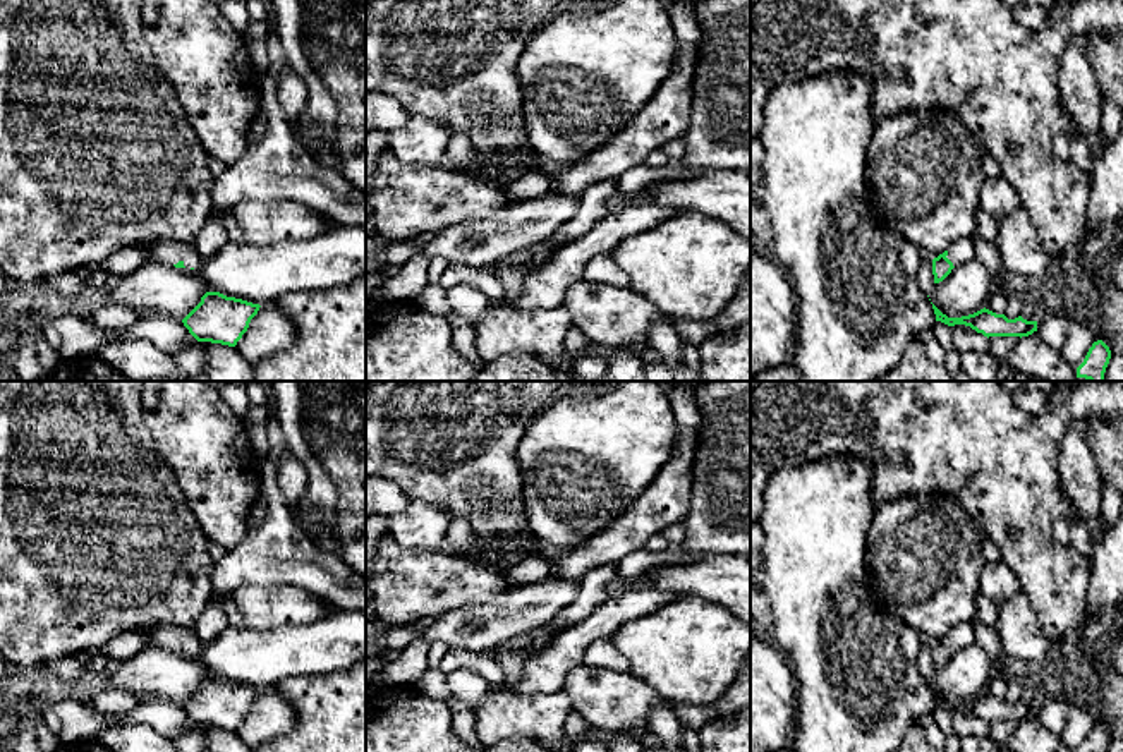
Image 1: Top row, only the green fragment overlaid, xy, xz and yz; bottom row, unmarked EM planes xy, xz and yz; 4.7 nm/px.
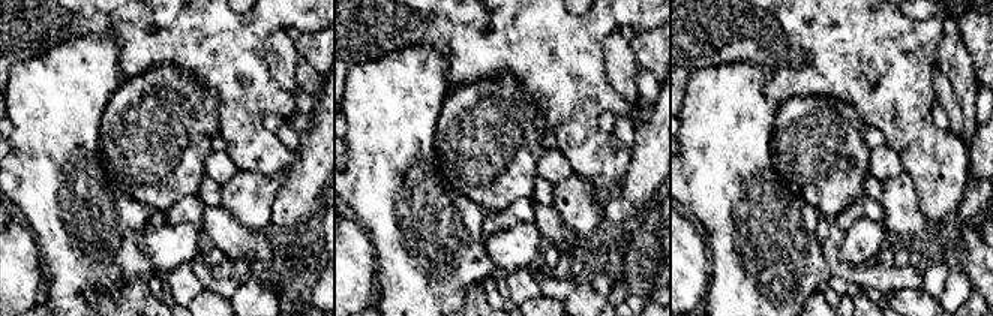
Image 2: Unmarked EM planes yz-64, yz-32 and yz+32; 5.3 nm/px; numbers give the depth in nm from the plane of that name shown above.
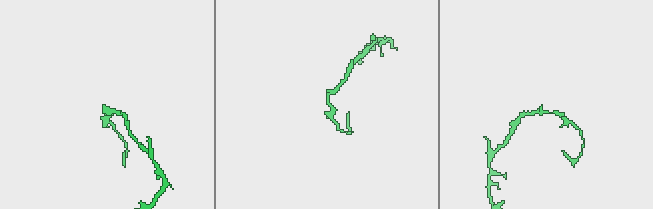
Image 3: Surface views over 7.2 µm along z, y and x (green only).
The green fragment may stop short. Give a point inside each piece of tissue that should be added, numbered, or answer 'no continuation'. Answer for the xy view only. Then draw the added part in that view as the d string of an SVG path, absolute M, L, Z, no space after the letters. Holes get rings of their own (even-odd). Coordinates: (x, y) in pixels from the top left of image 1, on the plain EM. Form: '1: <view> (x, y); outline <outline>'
1: xy (165, 636); outline M163 623L148 627L144 628L144 632L149 637L149 647L161 647L167 651L173 651L179 646L182 646L185 652L197 652L203 646L196 632L185 627Z

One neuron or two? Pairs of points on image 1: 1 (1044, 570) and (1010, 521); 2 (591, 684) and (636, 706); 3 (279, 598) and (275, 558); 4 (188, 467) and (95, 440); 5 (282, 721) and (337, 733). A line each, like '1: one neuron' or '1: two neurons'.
1: one neuron
2: one neuron
3: two neurons
4: two neurons
5: two neurons

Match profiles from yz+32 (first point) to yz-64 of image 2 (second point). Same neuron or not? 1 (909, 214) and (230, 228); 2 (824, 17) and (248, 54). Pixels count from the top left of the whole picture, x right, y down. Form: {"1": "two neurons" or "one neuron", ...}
{"1": "two neurons", "2": "one neuron"}

